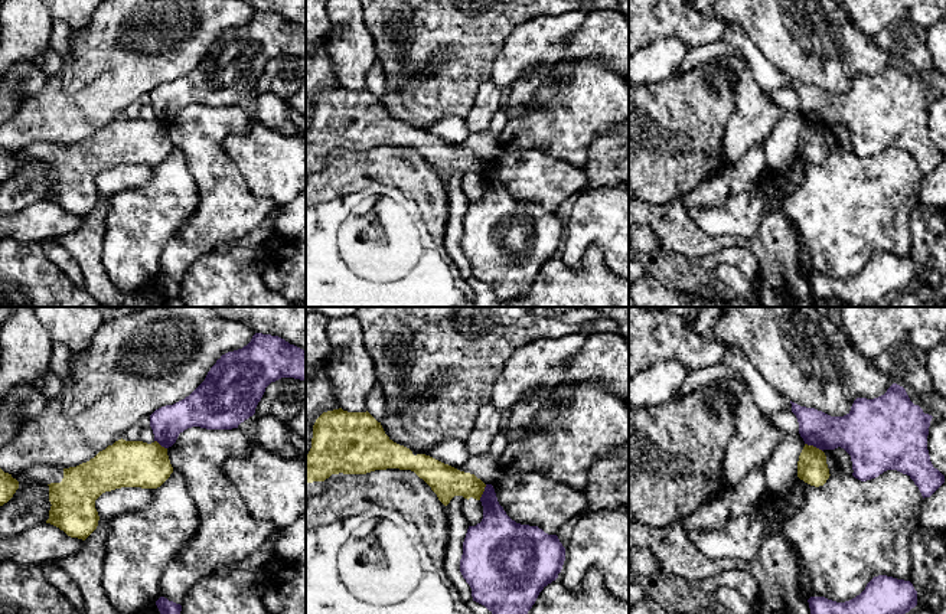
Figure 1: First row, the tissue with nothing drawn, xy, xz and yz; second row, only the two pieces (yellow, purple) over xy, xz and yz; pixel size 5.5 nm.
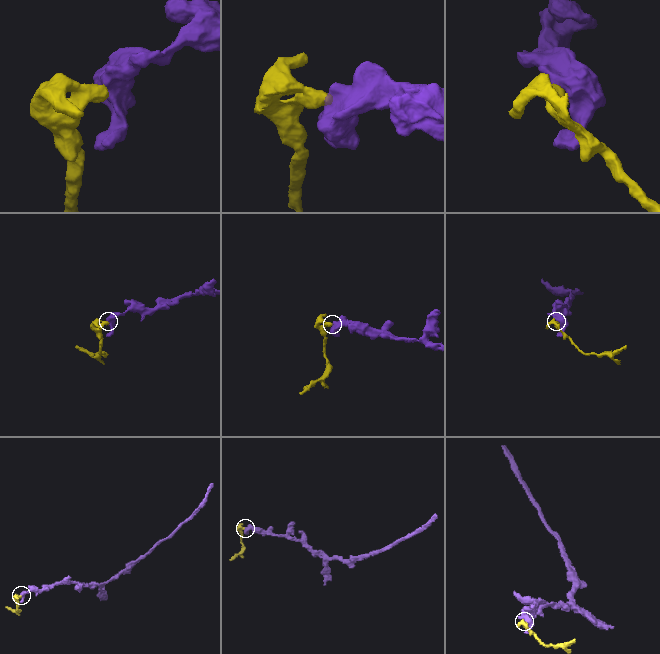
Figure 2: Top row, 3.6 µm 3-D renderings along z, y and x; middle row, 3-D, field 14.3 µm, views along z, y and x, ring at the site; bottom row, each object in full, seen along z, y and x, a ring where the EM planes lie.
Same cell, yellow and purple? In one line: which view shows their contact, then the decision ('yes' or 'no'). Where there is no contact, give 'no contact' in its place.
yz | no

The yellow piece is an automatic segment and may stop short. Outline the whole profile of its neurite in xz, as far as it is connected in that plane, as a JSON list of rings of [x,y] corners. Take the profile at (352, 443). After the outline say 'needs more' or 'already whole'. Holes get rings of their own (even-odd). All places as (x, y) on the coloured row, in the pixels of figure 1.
[[[342,408],[323,412],[313,425],[311,448],[306,455],[306,503],[324,490],[324,480],[332,474],[366,474],[375,470],[411,470],[423,479],[438,500],[447,506],[454,496],[480,500],[486,484],[474,474],[460,471],[430,455],[417,454],[394,442],[368,411],[348,412]]]; needs more

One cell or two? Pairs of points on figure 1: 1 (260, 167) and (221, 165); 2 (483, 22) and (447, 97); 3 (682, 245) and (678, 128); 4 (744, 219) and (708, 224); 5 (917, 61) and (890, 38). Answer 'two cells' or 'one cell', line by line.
1: two cells
2: one cell
3: one cell
4: one cell
5: one cell

